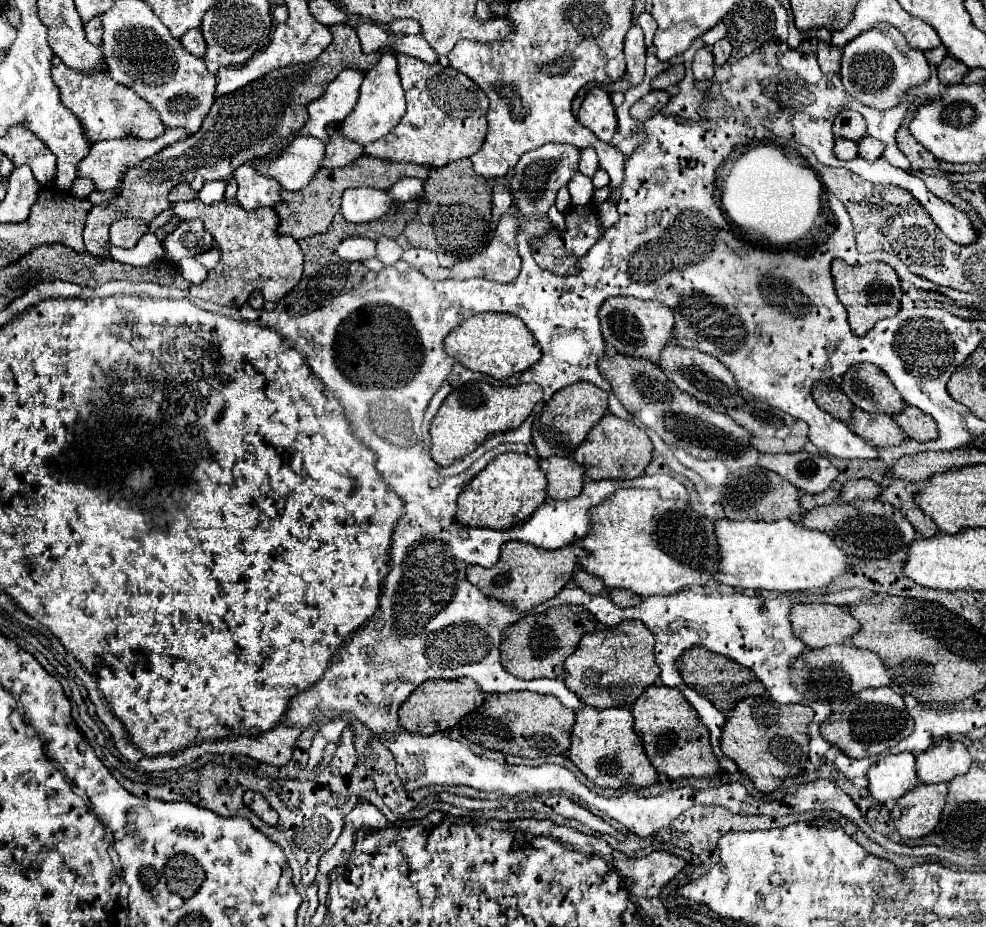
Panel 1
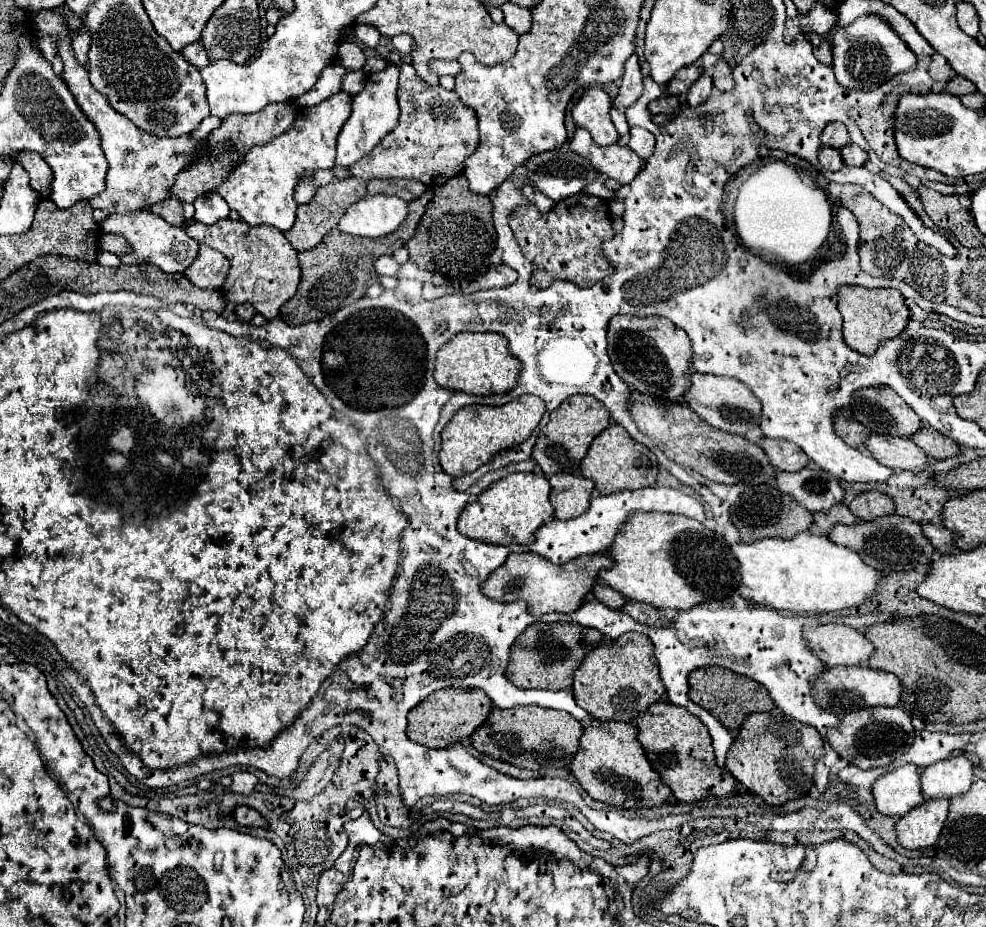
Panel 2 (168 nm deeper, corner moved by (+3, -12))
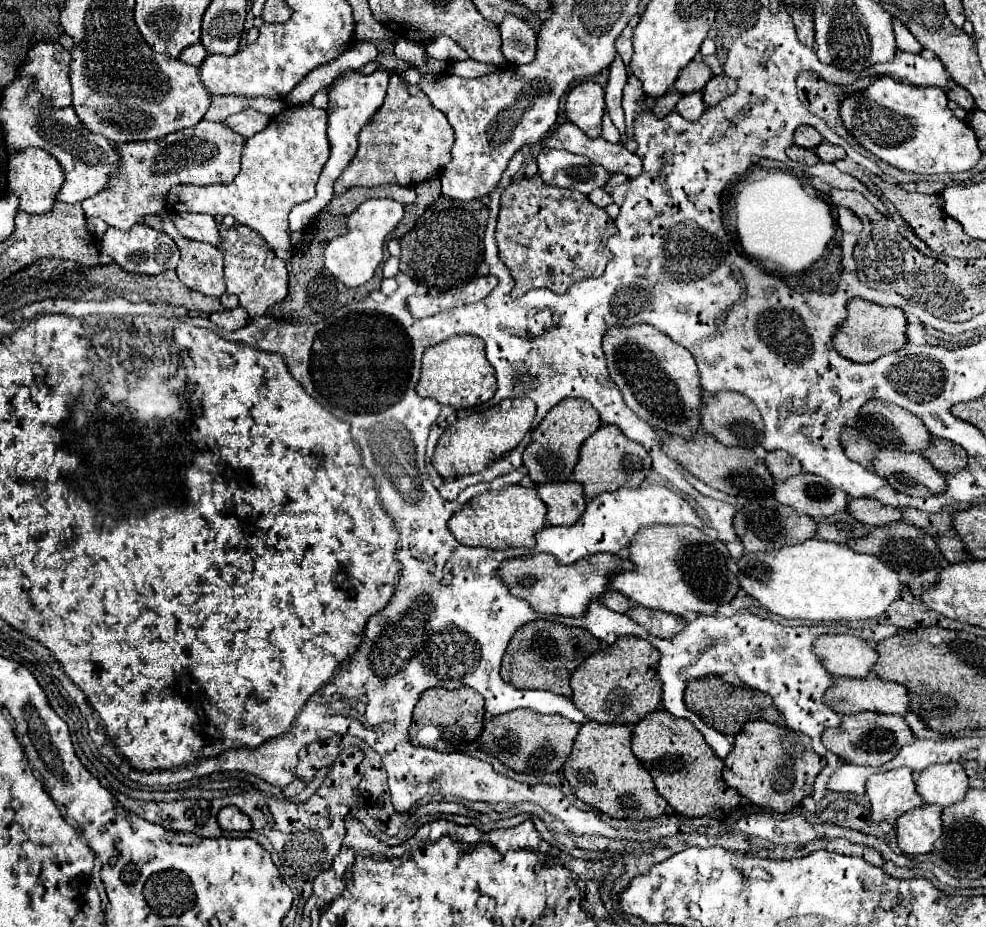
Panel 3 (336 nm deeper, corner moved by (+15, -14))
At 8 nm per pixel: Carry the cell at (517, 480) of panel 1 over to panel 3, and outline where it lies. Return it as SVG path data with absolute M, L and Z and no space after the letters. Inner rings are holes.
M504 486L500 490L490 490L474 496L460 512L448 520L448 528L458 542L464 546L484 546L492 550L502 550L510 546L532 548L534 534L544 528L546 506L538 498L536 486Z

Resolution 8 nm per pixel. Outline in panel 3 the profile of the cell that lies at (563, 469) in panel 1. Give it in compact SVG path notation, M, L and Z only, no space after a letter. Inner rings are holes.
M564 480L538 486L538 496L548 506L546 522L552 526L570 526L586 510L586 498L580 482Z

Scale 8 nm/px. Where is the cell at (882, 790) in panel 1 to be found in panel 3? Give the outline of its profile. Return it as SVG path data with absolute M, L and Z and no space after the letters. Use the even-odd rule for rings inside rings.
M908 768L874 774L866 782L866 796L872 806L874 822L894 822L906 810L922 806L922 798L914 788L914 776Z

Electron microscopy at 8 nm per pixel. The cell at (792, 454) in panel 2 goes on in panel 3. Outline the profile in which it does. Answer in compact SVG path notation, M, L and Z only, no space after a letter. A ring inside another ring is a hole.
M772 450L766 456L766 466L770 470L770 474L774 476L776 482L784 482L790 476L796 476L802 472L802 464L798 458L790 456L788 452L782 450Z

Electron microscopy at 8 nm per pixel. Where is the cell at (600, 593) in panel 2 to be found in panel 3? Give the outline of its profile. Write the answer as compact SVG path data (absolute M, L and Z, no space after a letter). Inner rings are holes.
M606 590L604 592L604 596L600 596L600 602L606 606L606 608L610 608L610 610L614 610L614 612L628 612L630 608L632 608L632 604L630 604L630 600L626 598L626 596L622 596L620 592L616 592L616 590Z

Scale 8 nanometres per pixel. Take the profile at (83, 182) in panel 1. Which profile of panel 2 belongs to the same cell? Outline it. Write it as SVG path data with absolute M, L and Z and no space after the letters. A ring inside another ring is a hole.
M40 10L32 18L36 36L56 36L60 40L60 56L64 62L64 82L68 84L70 92L74 94L78 106L84 110L84 114L96 124L100 136L102 136L102 150L106 154L106 160L110 164L108 176L106 176L106 190L100 192L100 196L92 196L90 206L106 210L108 214L130 214L146 210L170 196L170 188L176 182L176 174L186 170L196 158L206 156L206 140L196 140L192 136L180 136L180 138L158 138L148 132L140 132L126 116L120 116L106 100L100 96L90 80L84 66L76 64L72 60L72 46L70 46L70 30L66 28L66 22L62 16L56 16L54 10Z

